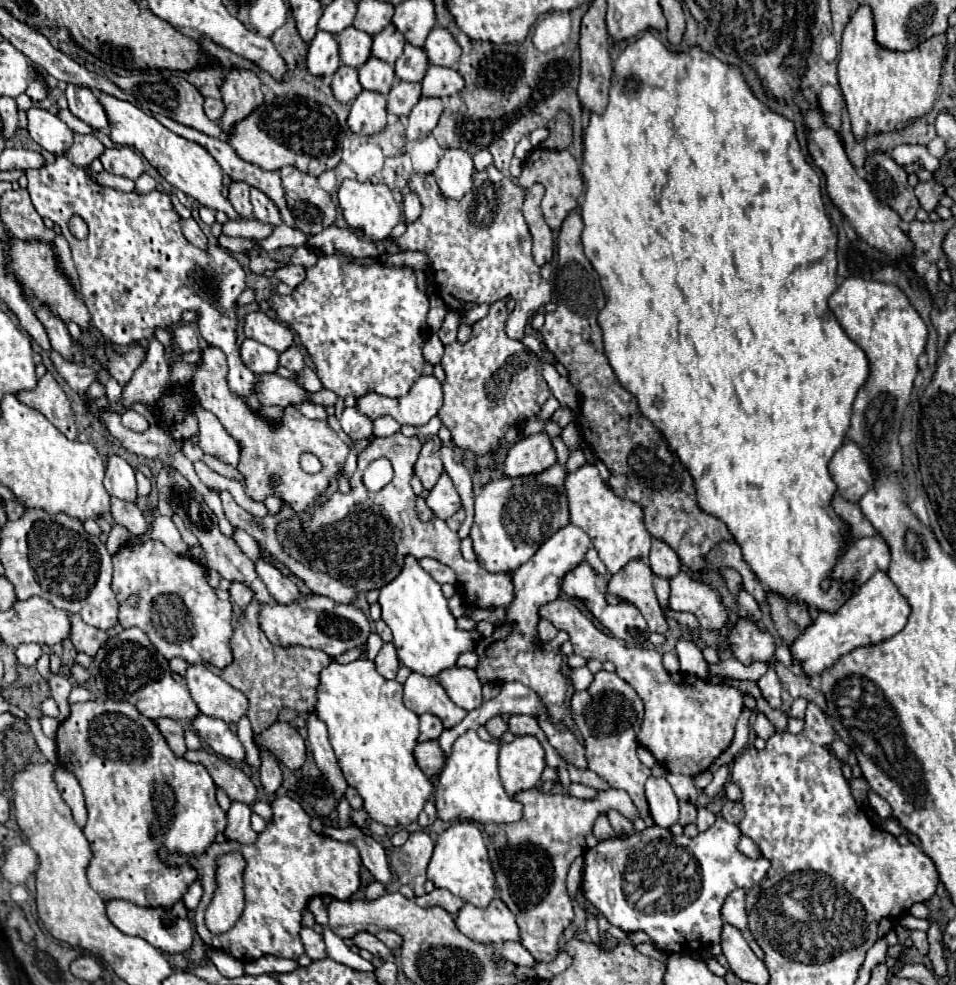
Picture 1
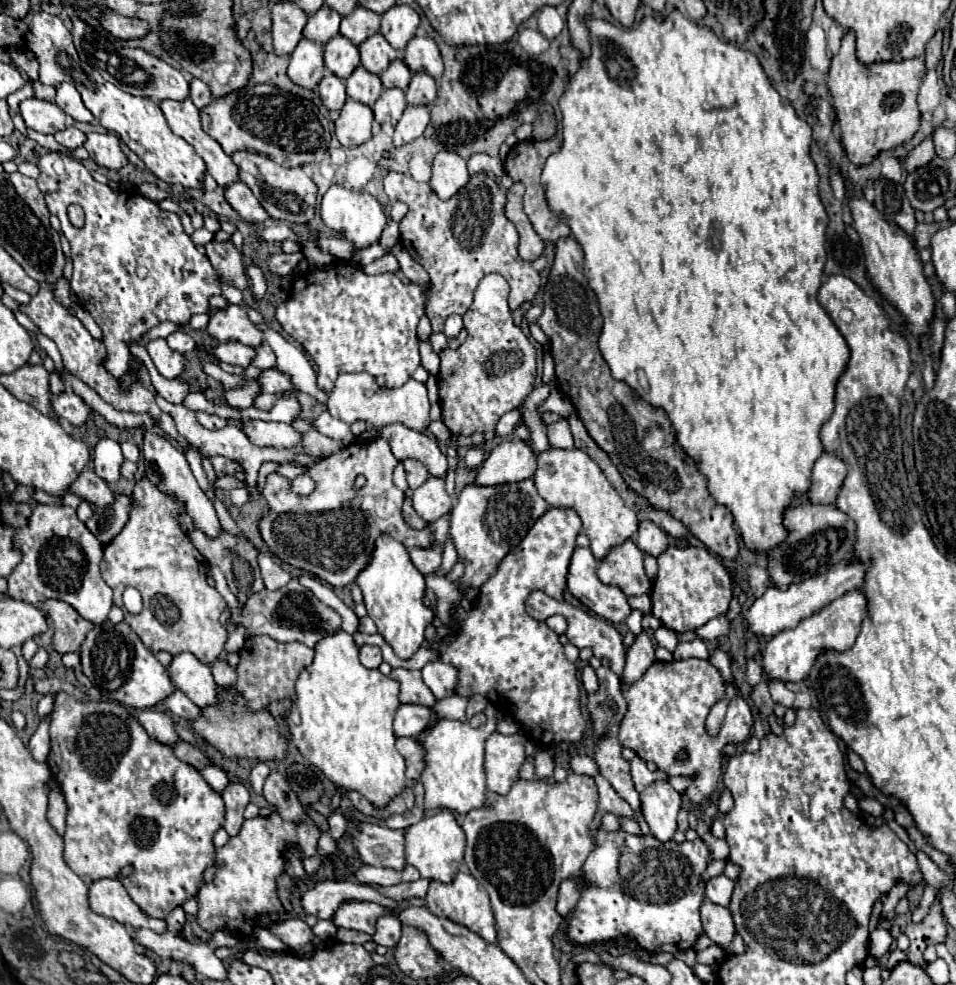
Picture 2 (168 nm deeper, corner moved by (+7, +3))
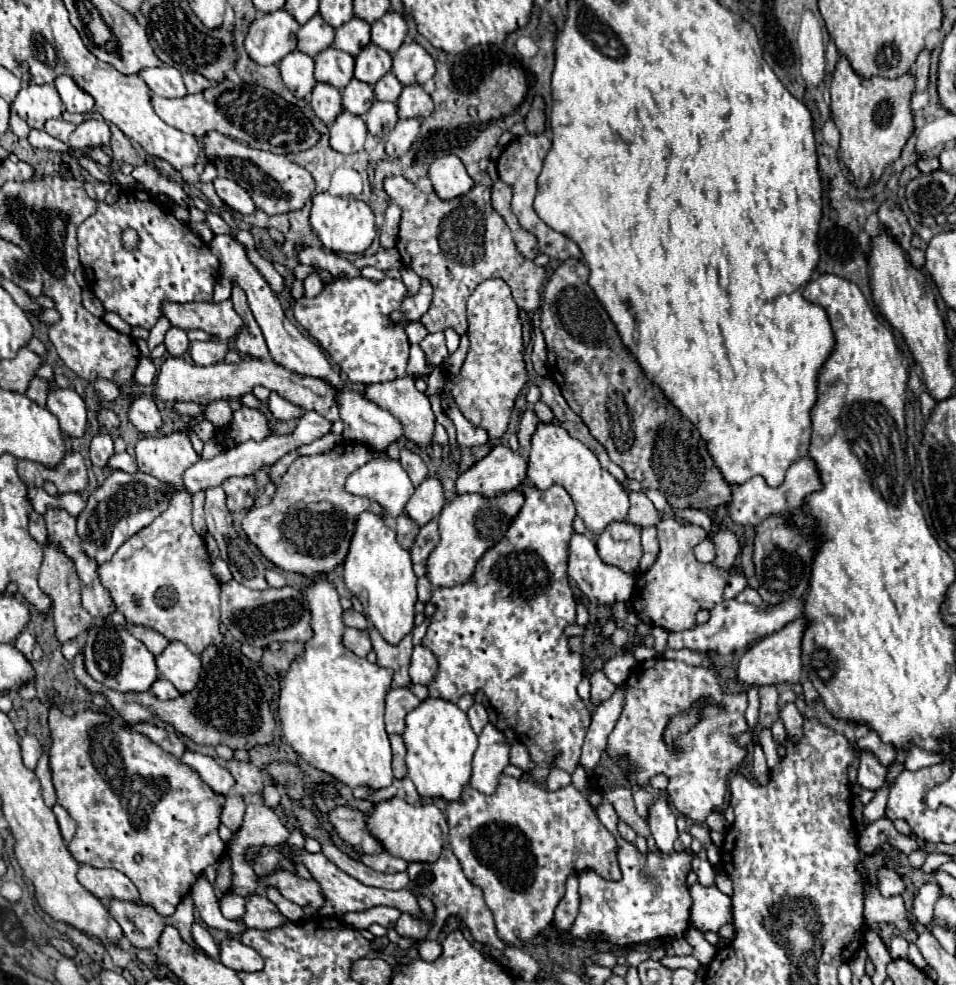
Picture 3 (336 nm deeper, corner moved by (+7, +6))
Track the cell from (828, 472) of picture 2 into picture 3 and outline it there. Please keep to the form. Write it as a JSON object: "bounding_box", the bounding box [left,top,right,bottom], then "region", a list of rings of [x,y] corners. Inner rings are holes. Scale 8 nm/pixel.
{"bounding_box":[726,458,820,526],"region":[[[800,458],[796,460],[788,472],[786,472],[786,480],[772,488],[766,484],[766,480],[762,476],[754,476],[750,480],[746,480],[744,484],[734,484],[732,486],[732,500],[726,504],[728,516],[736,522],[736,524],[744,524],[744,526],[758,526],[762,520],[766,520],[768,516],[774,514],[782,514],[782,512],[794,512],[796,508],[800,508],[804,504],[804,498],[812,492],[820,490],[820,478],[816,472],[816,466],[812,462],[812,458]]]}

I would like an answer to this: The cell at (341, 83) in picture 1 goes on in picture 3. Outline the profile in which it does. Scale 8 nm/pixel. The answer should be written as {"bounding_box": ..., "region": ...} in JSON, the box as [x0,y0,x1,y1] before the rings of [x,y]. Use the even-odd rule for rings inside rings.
{"bounding_box":[310,84,342,124],"region":[[[316,84],[312,90],[312,96],[310,96],[310,106],[324,124],[332,124],[336,120],[336,116],[342,112],[340,90],[336,90],[334,86],[328,86],[328,84]]]}

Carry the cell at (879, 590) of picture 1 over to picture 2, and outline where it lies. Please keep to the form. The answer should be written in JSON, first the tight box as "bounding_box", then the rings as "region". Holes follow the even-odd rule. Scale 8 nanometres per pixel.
{"bounding_box":[762,589,868,683],"region":[[[852,589],[844,593],[840,599],[822,607],[816,615],[802,619],[794,629],[784,629],[778,635],[774,635],[764,649],[764,657],[762,657],[764,673],[770,679],[780,679],[780,681],[798,683],[806,679],[812,669],[812,663],[824,651],[846,651],[852,647],[854,633],[860,631],[862,619],[866,615],[868,615],[868,597],[864,595],[862,589]]]}

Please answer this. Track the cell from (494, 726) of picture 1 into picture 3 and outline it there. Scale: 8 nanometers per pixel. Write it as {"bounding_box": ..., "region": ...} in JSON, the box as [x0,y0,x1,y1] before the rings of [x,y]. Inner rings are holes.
{"bounding_box":[468,704,488,734],"region":[[[474,704],[470,710],[468,710],[468,718],[470,718],[470,724],[472,724],[472,730],[476,734],[482,732],[482,728],[488,724],[488,714],[486,714],[486,708],[482,704]]]}

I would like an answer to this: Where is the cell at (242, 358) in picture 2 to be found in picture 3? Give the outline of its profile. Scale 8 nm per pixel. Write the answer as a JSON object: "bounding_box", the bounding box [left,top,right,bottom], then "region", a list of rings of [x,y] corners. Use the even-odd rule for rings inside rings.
{"bounding_box":[190,340,228,366],"region":[[[212,340],[212,342],[192,342],[192,346],[190,346],[190,358],[198,366],[210,366],[210,364],[222,362],[226,352],[228,352],[228,346],[218,342],[218,340]]]}

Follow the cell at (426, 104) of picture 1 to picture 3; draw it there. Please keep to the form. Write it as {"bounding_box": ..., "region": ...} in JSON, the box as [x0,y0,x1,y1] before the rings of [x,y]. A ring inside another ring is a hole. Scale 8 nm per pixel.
{"bounding_box":[386,118,420,158],"region":[[[416,118],[398,120],[396,128],[386,138],[386,154],[392,158],[404,156],[410,150],[412,142],[416,140],[418,130],[420,130],[420,122]]]}

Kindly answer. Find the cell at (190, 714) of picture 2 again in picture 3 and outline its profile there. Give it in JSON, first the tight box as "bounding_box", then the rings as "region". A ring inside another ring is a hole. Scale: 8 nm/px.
{"bounding_box":[150,678,180,700],"region":[[[158,678],[158,680],[152,684],[150,692],[152,692],[154,696],[158,696],[160,700],[168,700],[168,698],[178,698],[178,696],[180,696],[180,692],[178,692],[168,680],[164,680],[164,678]]]}

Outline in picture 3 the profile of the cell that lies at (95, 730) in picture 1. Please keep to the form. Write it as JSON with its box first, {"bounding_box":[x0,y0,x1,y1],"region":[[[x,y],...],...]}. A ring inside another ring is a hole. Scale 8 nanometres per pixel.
{"bounding_box":[48,708,226,916],"region":[[[52,708],[48,720],[52,736],[50,770],[58,804],[76,820],[76,834],[68,844],[70,854],[78,862],[124,872],[138,888],[144,904],[156,908],[162,916],[170,916],[190,892],[196,876],[226,852],[226,842],[218,836],[222,812],[220,796],[216,796],[212,788],[178,758],[164,752],[146,736],[124,728],[120,718],[90,710],[66,716],[58,708]],[[136,854],[142,856],[142,862],[134,860]]]}

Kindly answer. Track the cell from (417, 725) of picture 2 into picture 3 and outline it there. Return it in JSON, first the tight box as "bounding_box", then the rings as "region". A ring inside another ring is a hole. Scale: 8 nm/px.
{"bounding_box":[386,688,416,734],"region":[[[390,688],[386,694],[386,732],[402,734],[404,732],[404,716],[416,708],[416,696],[408,688]]]}

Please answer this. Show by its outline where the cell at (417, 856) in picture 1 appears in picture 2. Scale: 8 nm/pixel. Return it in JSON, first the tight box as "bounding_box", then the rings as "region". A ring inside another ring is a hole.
{"bounding_box":[354,823,404,871],"region":[[[360,823],[362,831],[354,835],[354,845],[366,865],[388,867],[402,871],[404,859],[404,831],[392,831],[388,827]]]}

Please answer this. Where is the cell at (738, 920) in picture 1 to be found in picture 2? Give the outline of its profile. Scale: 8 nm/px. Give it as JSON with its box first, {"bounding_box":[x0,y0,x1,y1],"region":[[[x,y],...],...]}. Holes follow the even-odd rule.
{"bounding_box":[706,875,736,907],"region":[[[724,875],[712,877],[712,879],[706,881],[706,899],[712,901],[712,903],[716,903],[716,905],[728,907],[734,885],[736,885],[736,881],[734,879],[728,879]]]}

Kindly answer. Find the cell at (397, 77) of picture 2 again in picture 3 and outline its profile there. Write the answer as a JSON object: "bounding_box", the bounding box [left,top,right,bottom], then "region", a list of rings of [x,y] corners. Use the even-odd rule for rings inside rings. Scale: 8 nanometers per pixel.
{"bounding_box":[374,72,402,102],"region":[[[388,72],[388,76],[382,76],[374,84],[374,96],[376,96],[376,100],[396,102],[398,96],[400,96],[400,92],[402,92],[402,84],[396,80],[396,76],[392,72]]]}

